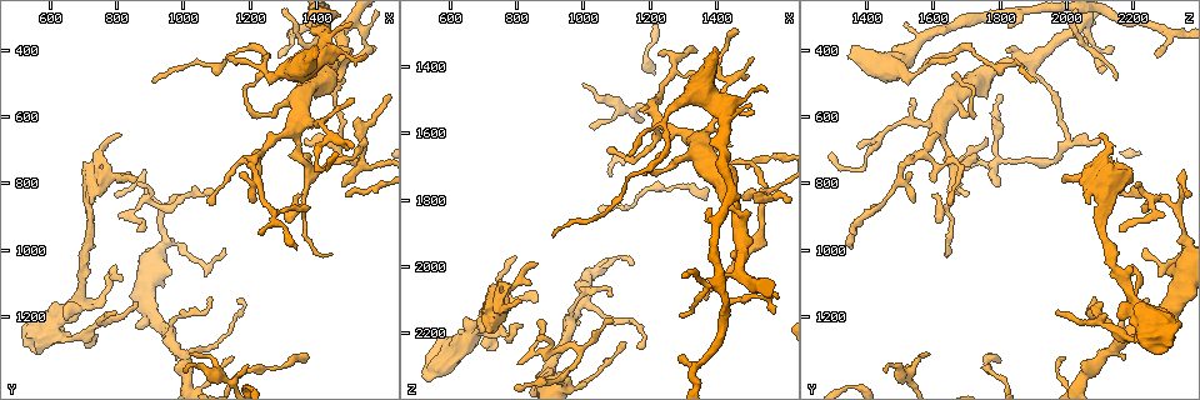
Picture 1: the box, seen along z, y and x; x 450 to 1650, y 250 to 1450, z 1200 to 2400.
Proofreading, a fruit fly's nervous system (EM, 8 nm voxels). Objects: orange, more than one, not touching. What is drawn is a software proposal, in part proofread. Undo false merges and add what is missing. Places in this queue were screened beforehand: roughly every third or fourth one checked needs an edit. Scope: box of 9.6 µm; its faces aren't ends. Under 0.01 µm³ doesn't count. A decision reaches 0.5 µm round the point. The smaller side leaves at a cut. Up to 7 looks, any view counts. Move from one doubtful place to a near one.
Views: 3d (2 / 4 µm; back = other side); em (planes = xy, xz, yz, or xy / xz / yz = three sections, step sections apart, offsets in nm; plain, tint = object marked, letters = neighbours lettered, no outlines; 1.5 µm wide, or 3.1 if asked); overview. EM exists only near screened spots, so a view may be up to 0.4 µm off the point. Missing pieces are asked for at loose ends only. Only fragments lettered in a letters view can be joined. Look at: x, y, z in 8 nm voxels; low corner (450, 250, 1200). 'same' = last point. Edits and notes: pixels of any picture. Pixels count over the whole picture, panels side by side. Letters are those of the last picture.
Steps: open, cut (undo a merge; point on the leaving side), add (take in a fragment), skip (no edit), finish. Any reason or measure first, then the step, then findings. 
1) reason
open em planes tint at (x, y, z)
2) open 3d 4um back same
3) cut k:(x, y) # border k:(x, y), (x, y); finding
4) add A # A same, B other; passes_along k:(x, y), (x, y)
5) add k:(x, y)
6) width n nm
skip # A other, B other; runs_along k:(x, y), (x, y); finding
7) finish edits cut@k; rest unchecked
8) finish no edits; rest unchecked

open 3d 2um at (1340, 990, 1360)

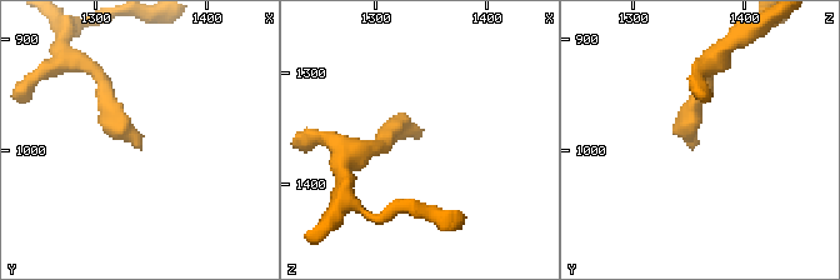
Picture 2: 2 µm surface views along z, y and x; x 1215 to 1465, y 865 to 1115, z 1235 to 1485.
open em xz step 4 tint at (1342, 990, 1360)

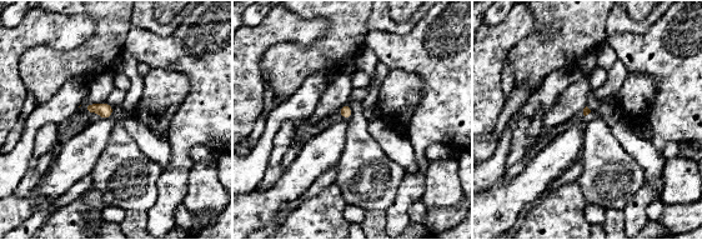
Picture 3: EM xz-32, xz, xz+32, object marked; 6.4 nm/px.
another direction
open em yz step 4 letters same

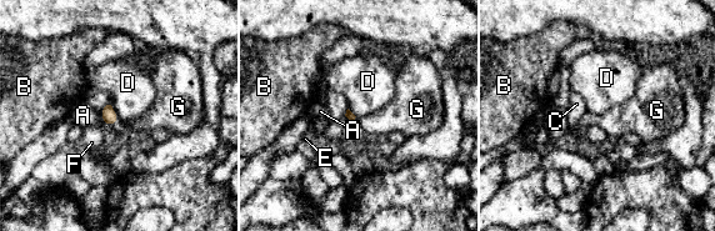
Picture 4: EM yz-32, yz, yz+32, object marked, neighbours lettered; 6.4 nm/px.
skip # A other, B other, C other, D other, E other, F other, G other; no lettered fragment goes on from it

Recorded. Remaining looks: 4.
open em xy step 8 letters at (1370, 1330, 1790)

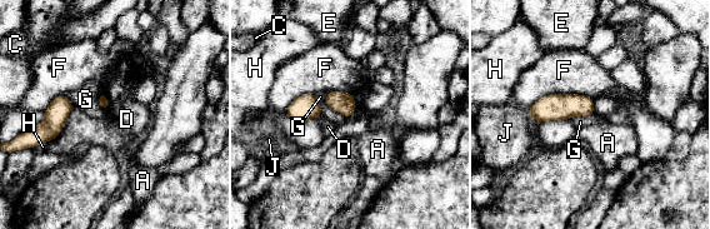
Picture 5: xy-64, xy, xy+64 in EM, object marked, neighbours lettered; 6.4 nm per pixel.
longest_contact F 440 nm
skip # A other, C other, D other, E other, F other, G other, H other, J other; border 5:(326, 93), (325, 101), (346, 118); none of them fits

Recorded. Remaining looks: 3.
branch stops here
open em yz step 4 tint at (830, 1090, 2170)

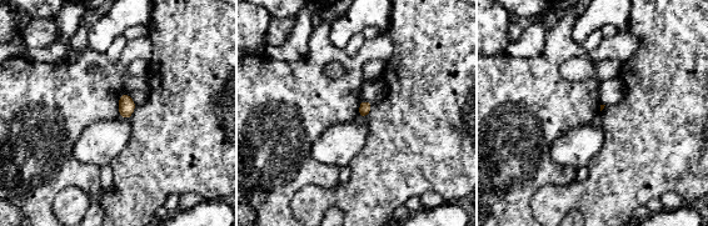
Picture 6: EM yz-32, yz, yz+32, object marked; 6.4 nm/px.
open em planes letters same

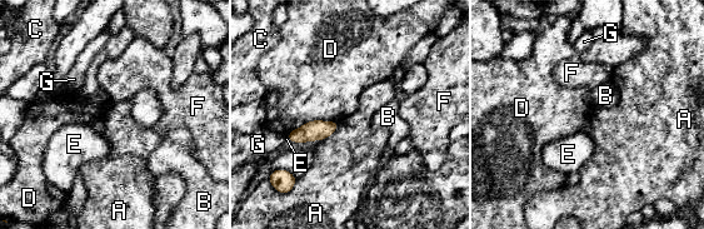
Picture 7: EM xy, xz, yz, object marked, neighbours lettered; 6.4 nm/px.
width 90 nm
skip # A other, B other, C other, D other, E other, F other, G other; border 7:(339, 123), (336, 129), (320, 142); none of them fits

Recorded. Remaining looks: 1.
finish no edits; rest unchecked

